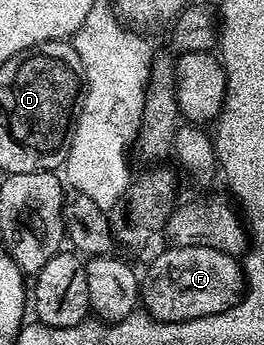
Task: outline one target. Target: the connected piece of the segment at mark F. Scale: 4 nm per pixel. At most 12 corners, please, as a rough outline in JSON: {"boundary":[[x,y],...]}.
{"boundary":[[172,246],[140,288],[164,323],[204,320],[246,291],[235,255]]}

